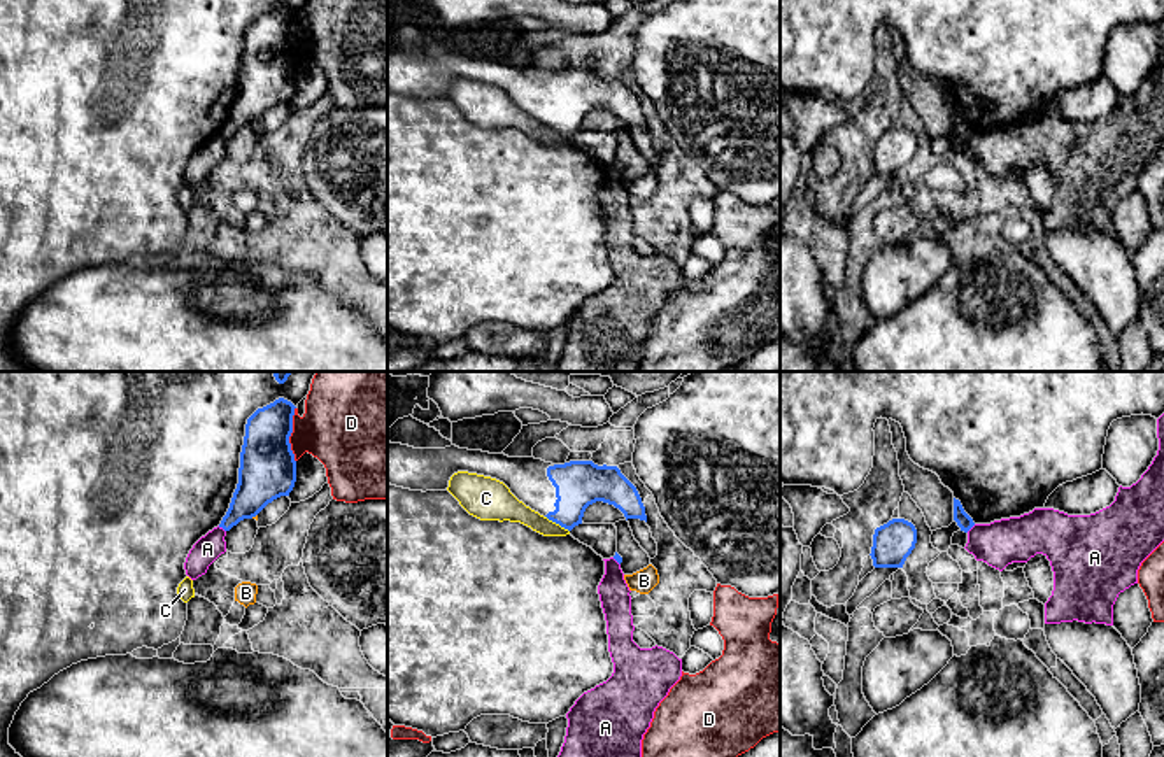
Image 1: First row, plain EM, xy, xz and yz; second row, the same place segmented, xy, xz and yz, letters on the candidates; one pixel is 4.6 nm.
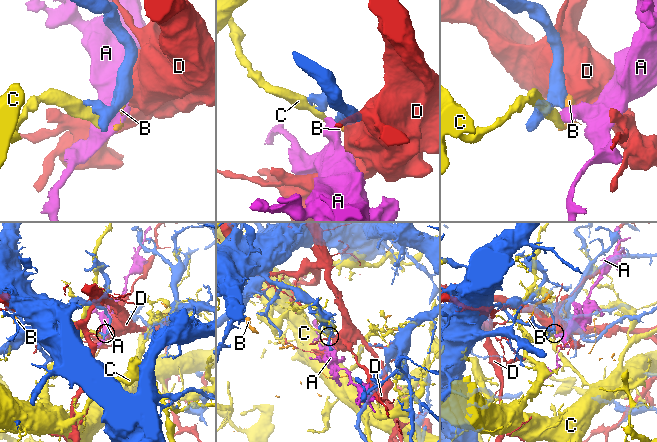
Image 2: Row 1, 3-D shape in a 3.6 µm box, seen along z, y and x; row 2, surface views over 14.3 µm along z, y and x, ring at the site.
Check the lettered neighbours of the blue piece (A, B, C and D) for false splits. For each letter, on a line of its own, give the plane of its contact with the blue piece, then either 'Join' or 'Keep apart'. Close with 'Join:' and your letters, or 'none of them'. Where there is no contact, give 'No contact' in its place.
A: Touches blue in yz. Keep apart
B: Touches blue in xy. Keep apart
C: Touches blue in xz. Keep apart
D: Touches blue in xy. Keep apart
Join: none of them

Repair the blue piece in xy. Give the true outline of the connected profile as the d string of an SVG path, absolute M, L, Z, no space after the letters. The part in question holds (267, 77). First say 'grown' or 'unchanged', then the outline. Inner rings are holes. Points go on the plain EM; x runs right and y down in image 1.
unchanged; M279 5L247 26L238 91L219 131L224 138L256 124L268 110L293 98L296 68L289 44L295 16L291 9Z

